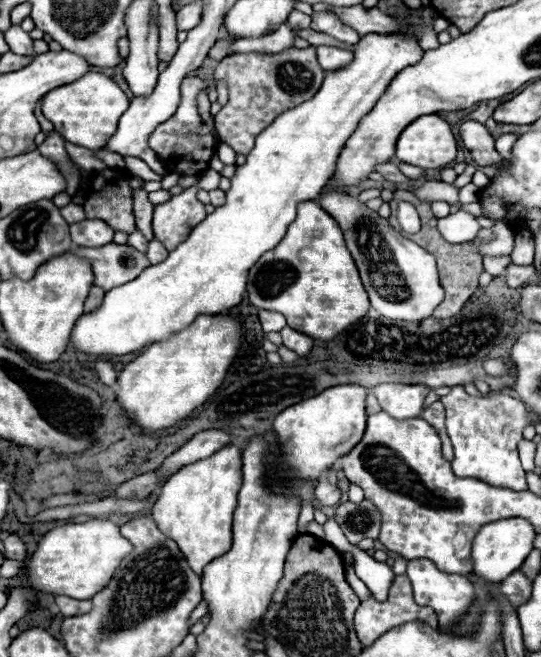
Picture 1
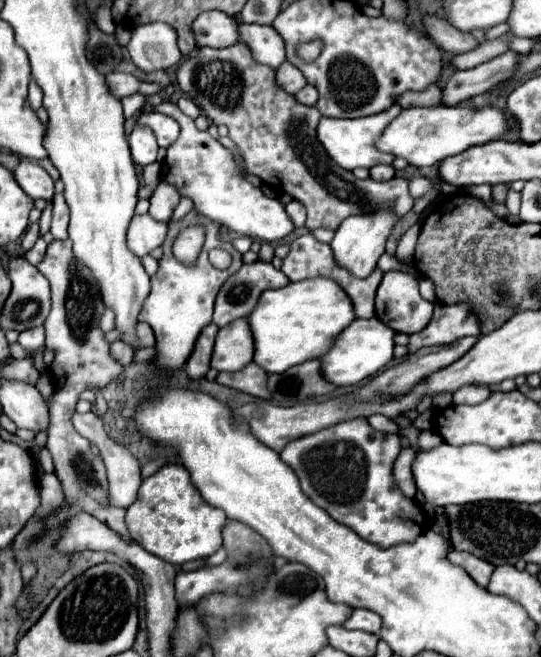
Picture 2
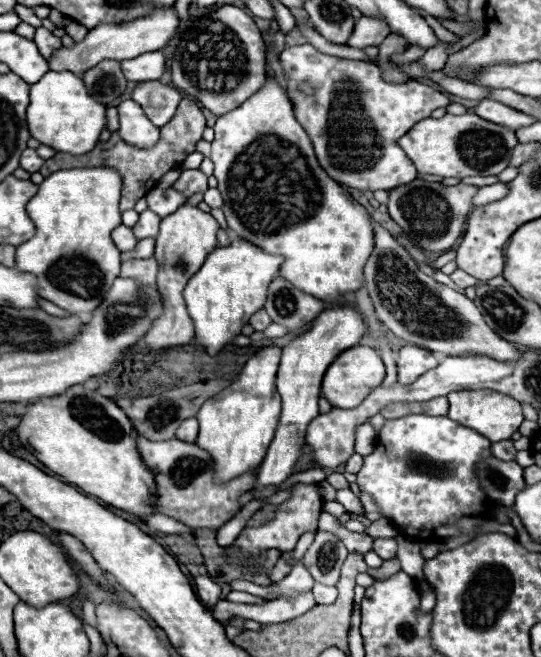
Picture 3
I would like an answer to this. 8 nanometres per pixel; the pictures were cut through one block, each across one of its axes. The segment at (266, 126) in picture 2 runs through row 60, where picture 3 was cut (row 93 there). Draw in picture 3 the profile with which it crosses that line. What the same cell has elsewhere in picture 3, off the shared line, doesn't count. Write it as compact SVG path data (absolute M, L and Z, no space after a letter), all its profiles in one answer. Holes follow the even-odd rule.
M222 6L216 12L208 12L196 20L192 20L174 50L172 58L172 84L188 98L198 100L216 116L224 116L224 112L232 112L232 108L238 108L248 96L258 92L264 86L266 80L266 64L264 64L264 38L262 32L256 28L254 20L236 6Z

